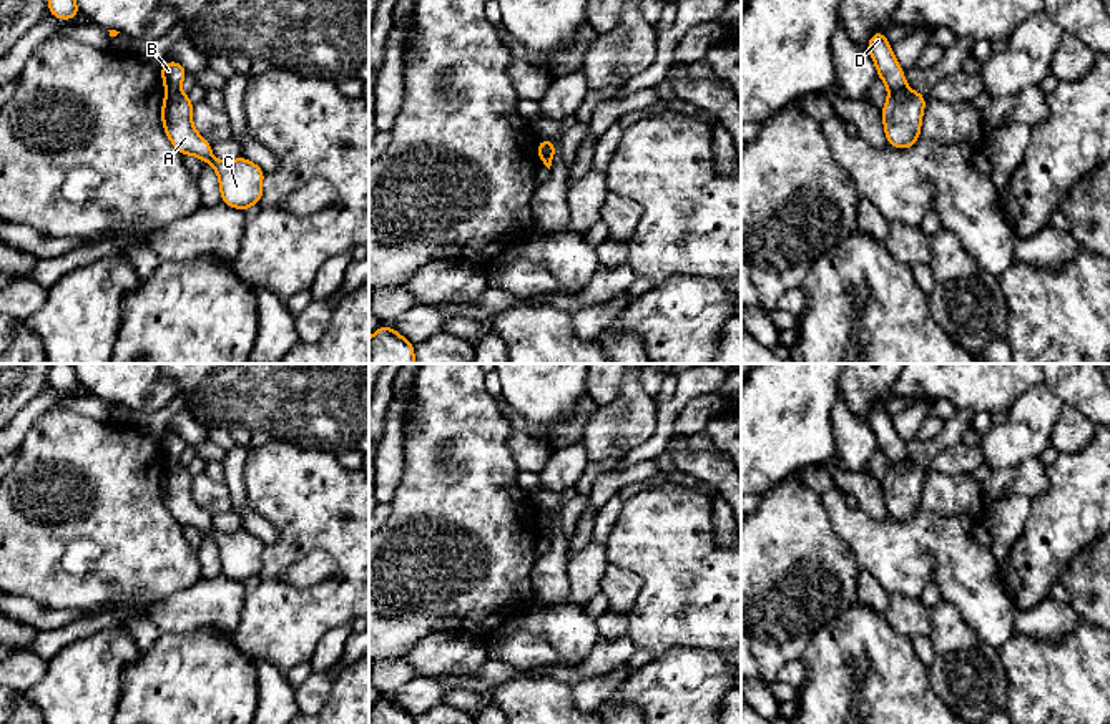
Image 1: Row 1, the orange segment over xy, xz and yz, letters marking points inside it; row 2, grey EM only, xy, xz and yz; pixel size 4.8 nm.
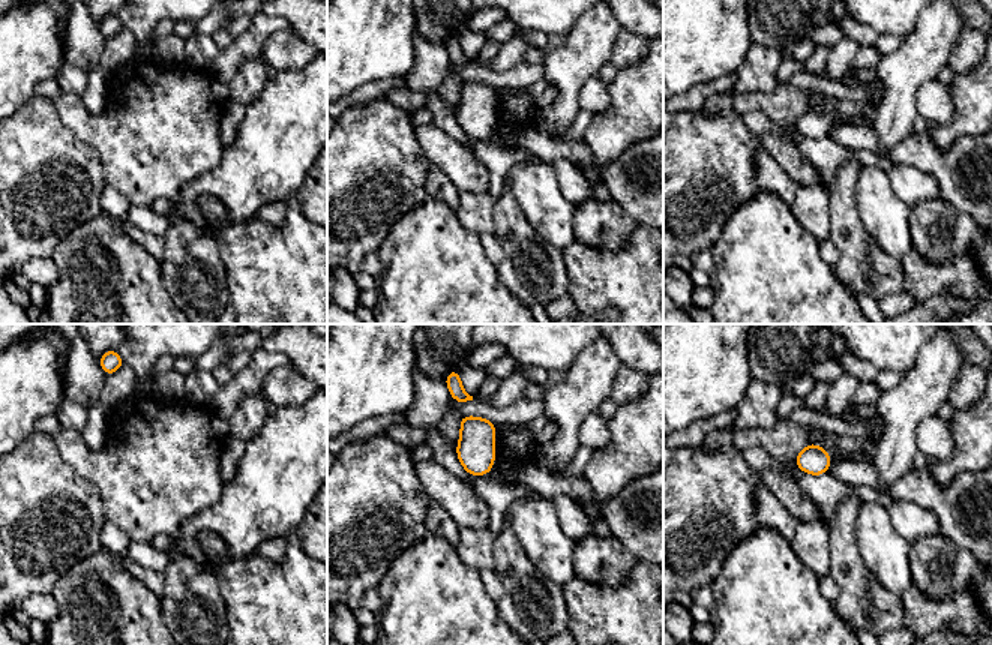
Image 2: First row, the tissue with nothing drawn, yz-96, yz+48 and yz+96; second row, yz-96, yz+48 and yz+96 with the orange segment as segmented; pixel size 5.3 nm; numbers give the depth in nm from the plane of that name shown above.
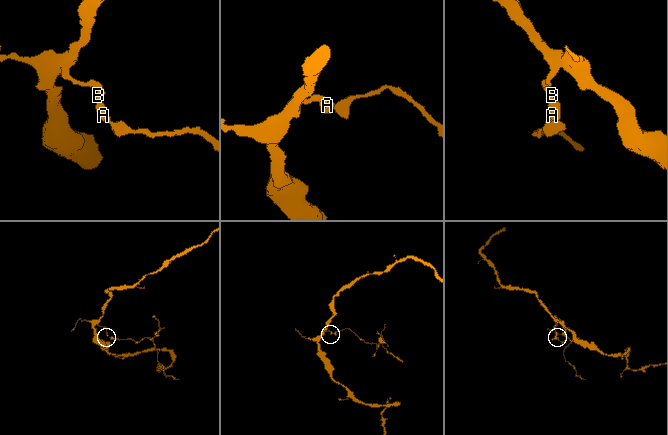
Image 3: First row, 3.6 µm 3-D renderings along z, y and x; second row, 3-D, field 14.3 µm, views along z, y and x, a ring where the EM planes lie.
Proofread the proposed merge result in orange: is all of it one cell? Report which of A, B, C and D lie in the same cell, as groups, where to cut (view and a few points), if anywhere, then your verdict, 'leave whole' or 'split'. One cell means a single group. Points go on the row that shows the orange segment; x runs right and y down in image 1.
groups A C / B D; cut yz (906, 87), (889, 93); split

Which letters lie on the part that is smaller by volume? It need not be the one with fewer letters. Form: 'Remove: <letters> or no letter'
Remove: A, C

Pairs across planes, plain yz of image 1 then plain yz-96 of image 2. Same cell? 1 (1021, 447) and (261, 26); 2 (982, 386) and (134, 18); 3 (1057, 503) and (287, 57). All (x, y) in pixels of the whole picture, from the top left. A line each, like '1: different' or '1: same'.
1: same
2: same
3: different

